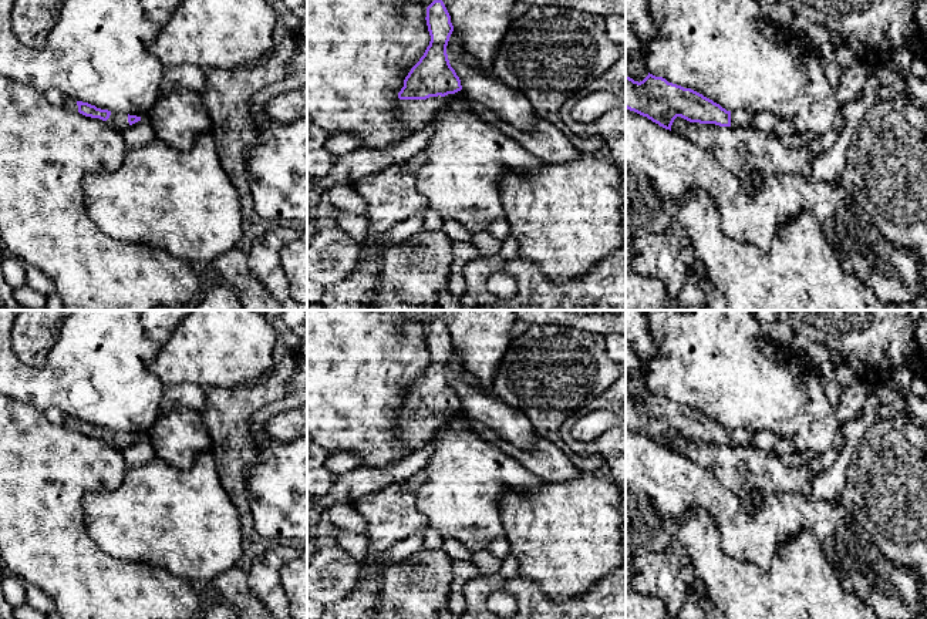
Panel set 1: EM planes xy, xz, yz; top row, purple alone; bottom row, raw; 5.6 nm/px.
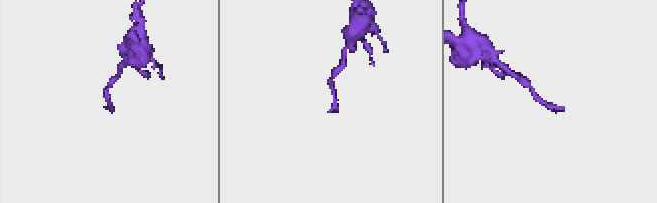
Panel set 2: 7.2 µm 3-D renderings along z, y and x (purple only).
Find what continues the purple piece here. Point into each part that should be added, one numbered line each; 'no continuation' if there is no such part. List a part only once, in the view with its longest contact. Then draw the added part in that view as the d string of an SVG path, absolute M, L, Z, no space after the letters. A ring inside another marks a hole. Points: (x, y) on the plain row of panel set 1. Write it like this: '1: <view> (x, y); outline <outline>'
1: xz (414, 433); outline M444 416L397 418L395 423L400 427L400 438L412 453L432 438L434 433L442 425Z

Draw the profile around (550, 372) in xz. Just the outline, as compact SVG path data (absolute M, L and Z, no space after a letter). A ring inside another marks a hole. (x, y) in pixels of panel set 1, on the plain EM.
M535 323L509 344L496 370L493 394L520 410L537 435L553 441L569 457L573 451L560 438L563 423L587 407L624 373L624 366L609 359L603 334L563 324Z

